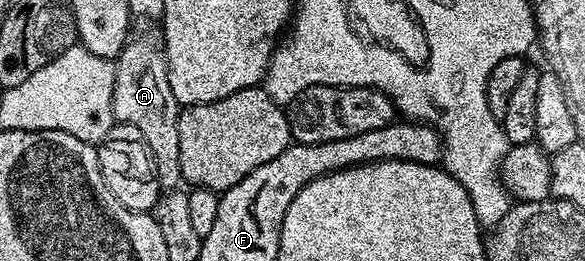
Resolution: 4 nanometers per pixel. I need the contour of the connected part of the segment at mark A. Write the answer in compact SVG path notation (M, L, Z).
M145 25L142 31L134 30L130 34L125 47L115 60L115 93L113 94L113 117L118 123L135 125L139 133L143 133L143 141L151 149L155 161L157 180L163 191L176 190L182 184L182 166L179 165L179 117L182 108L175 93L171 93L171 81L167 73L167 57L165 56L165 33L160 26Z

